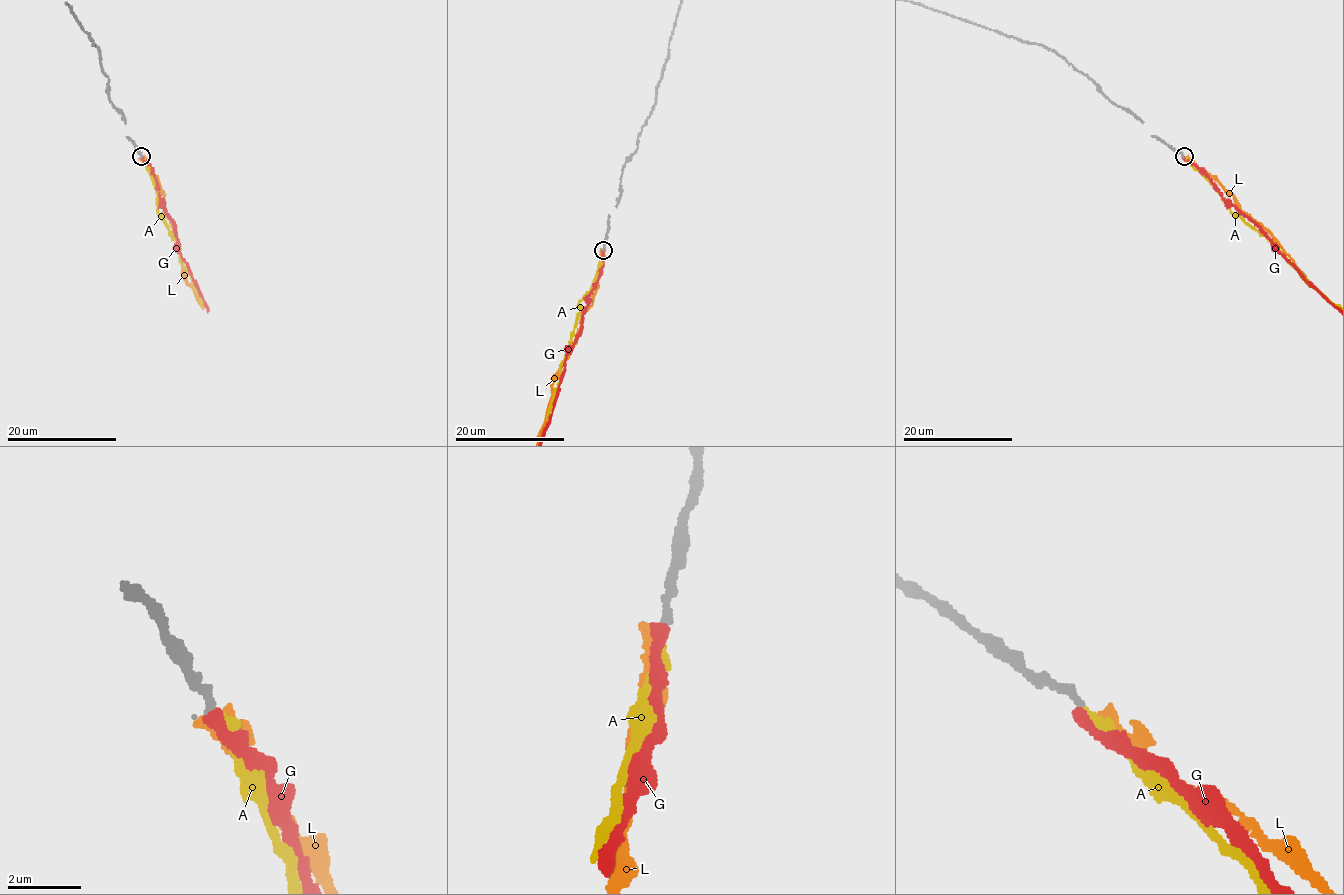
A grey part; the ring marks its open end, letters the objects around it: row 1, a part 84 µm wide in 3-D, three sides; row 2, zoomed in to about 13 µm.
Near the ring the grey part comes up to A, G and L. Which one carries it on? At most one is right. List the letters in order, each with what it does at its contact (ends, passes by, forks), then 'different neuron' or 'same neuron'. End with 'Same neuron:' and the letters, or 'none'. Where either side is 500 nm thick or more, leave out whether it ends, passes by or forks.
A: it ends there; same neuron
G: it ends there; different neuron
L: it ends there; different neuron
Same neuron: A

